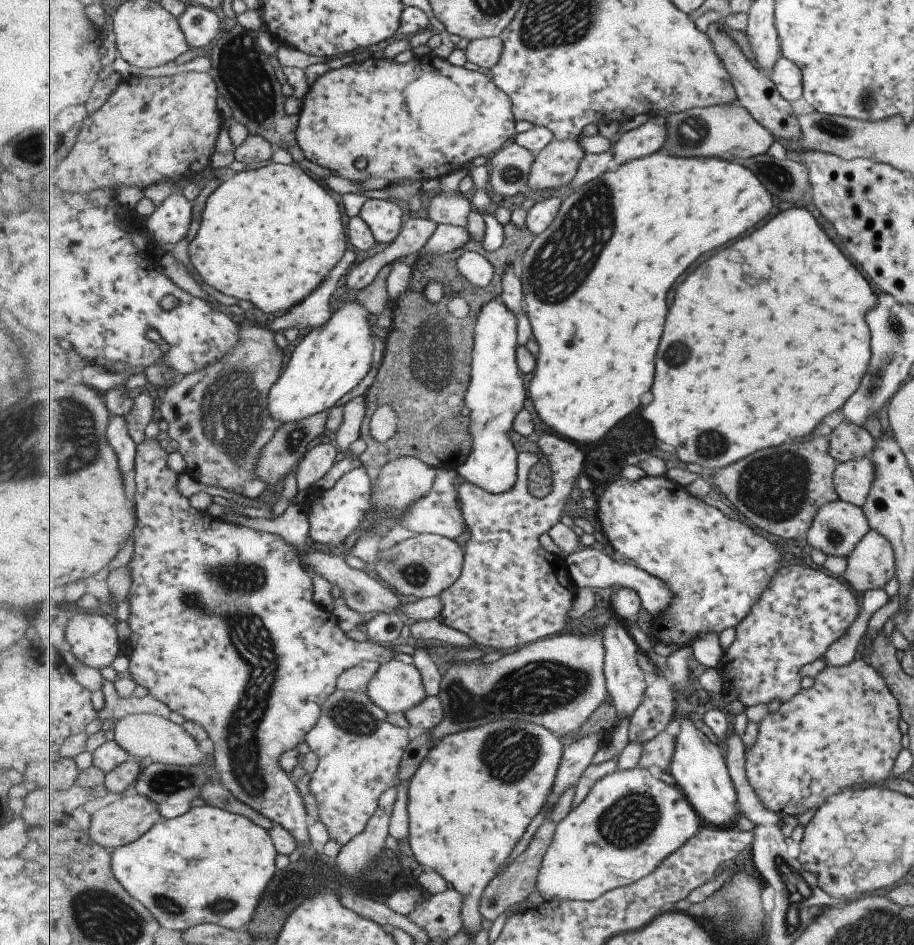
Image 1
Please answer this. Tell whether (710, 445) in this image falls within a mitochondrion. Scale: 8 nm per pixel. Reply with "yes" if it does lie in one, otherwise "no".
yes

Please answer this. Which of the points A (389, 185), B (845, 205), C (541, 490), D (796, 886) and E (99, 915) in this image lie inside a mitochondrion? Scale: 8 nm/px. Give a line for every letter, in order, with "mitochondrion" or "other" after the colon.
A: other
B: other
C: mitochondrion
D: mitochondrion
E: mitochondrion

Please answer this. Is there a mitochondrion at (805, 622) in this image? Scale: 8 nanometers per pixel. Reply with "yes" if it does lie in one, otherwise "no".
no

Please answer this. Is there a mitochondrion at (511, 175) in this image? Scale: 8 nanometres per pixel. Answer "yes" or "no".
yes

